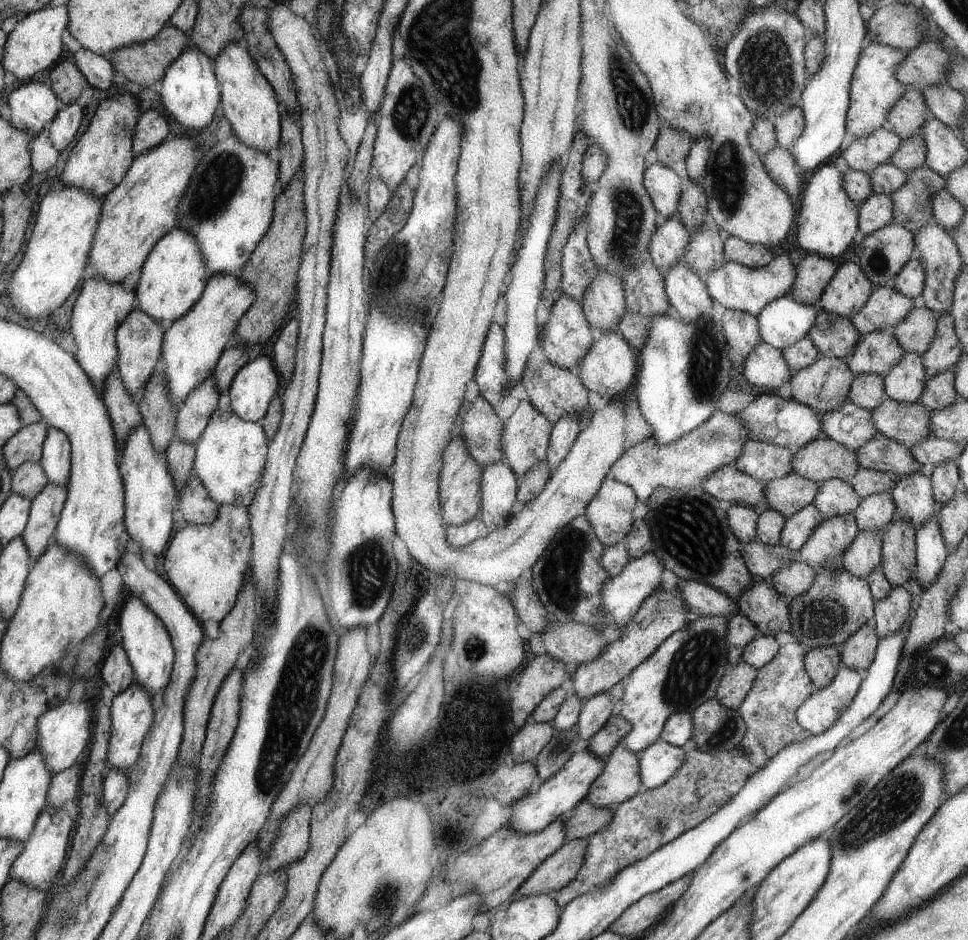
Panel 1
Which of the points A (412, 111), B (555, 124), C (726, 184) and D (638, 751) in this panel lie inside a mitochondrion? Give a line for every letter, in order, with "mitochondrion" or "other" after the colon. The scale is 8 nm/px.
A: mitochondrion
B: other
C: mitochondrion
D: other

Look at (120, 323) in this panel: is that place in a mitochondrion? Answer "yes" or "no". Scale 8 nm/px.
no

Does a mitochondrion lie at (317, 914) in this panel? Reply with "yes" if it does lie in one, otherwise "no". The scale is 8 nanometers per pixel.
no

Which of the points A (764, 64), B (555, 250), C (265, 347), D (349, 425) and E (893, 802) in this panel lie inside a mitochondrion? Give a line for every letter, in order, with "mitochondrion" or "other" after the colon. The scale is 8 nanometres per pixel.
A: mitochondrion
B: other
C: other
D: other
E: mitochondrion

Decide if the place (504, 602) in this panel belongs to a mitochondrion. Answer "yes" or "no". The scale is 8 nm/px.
no

